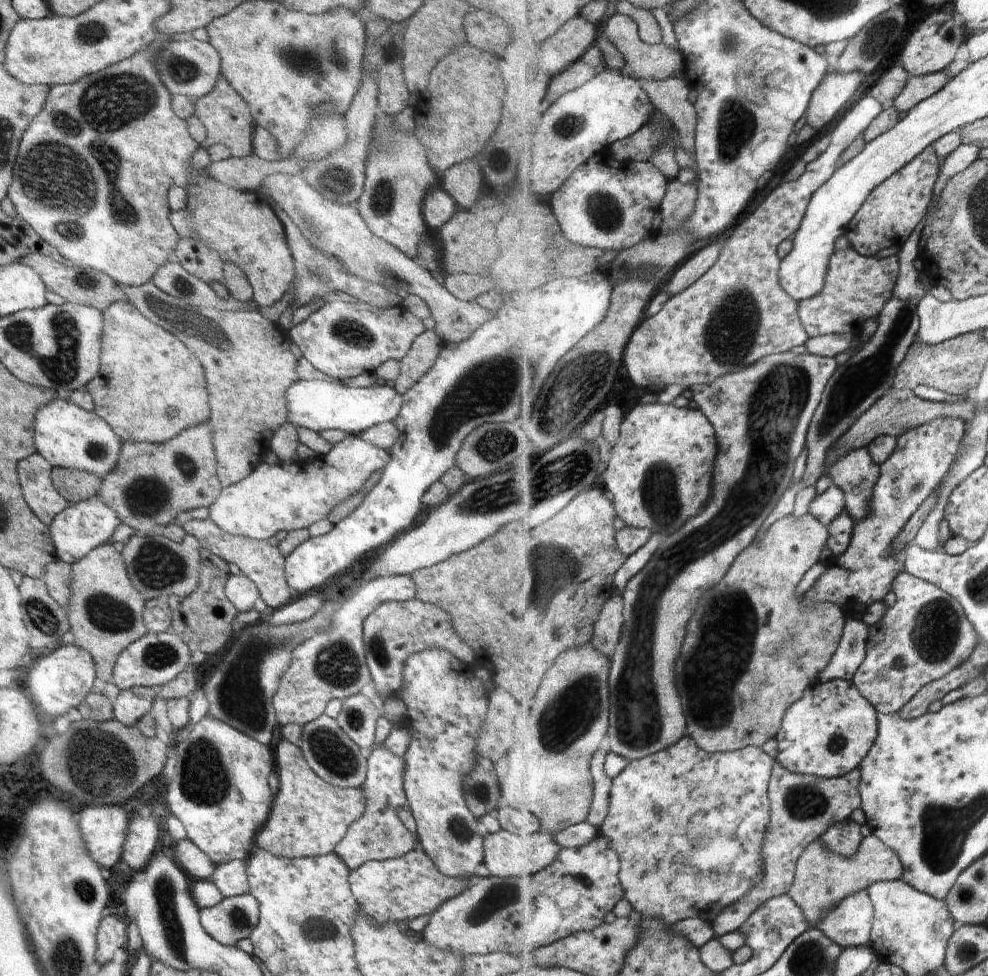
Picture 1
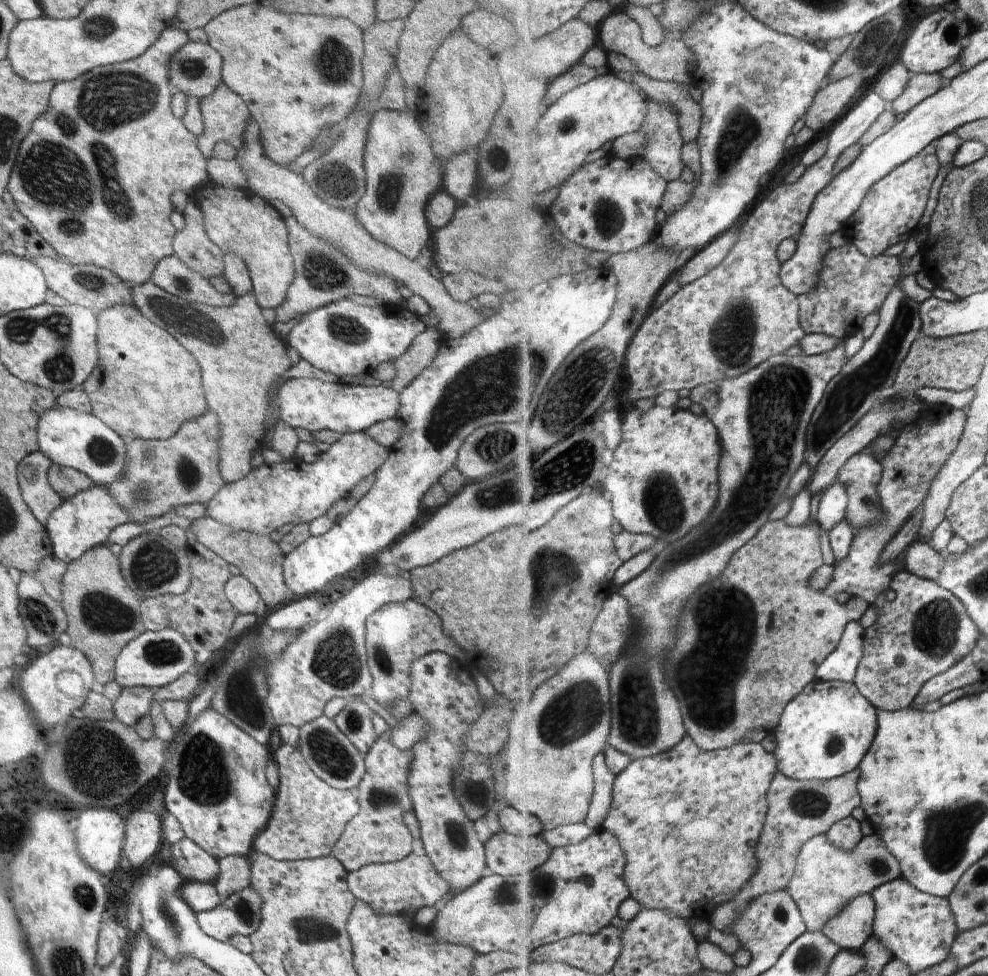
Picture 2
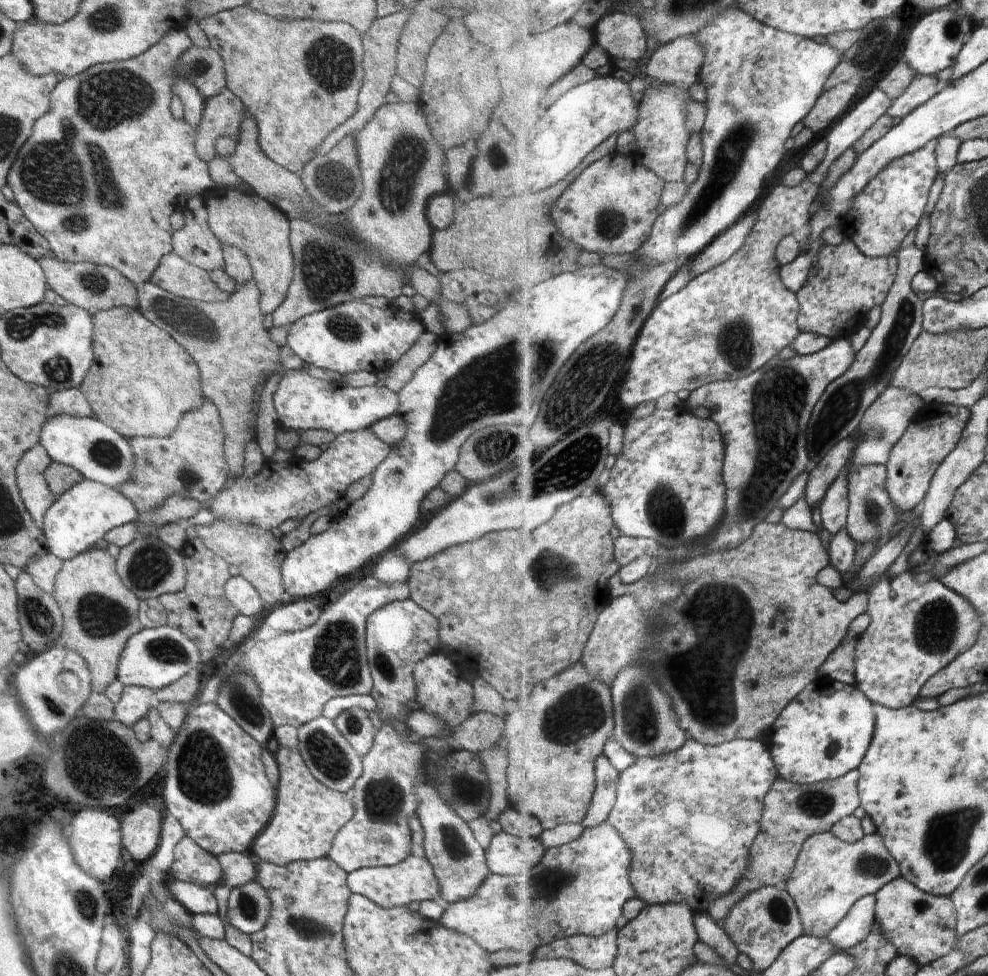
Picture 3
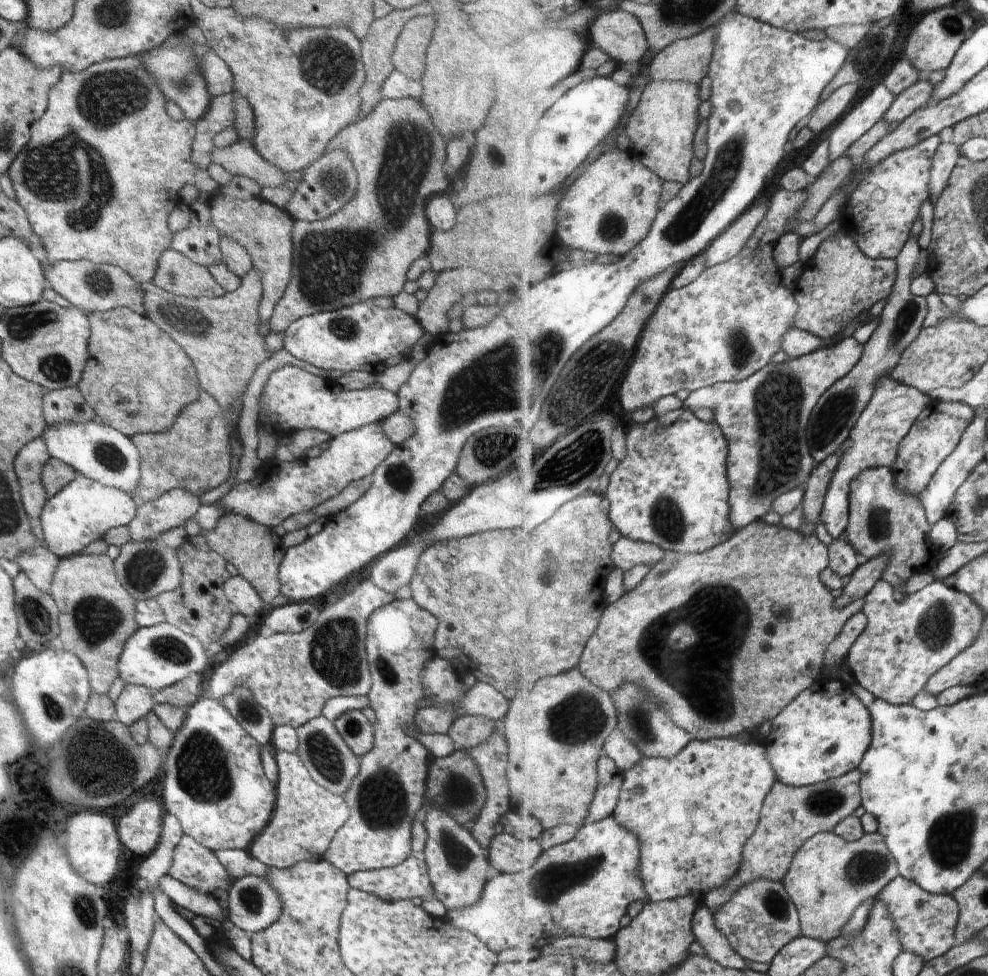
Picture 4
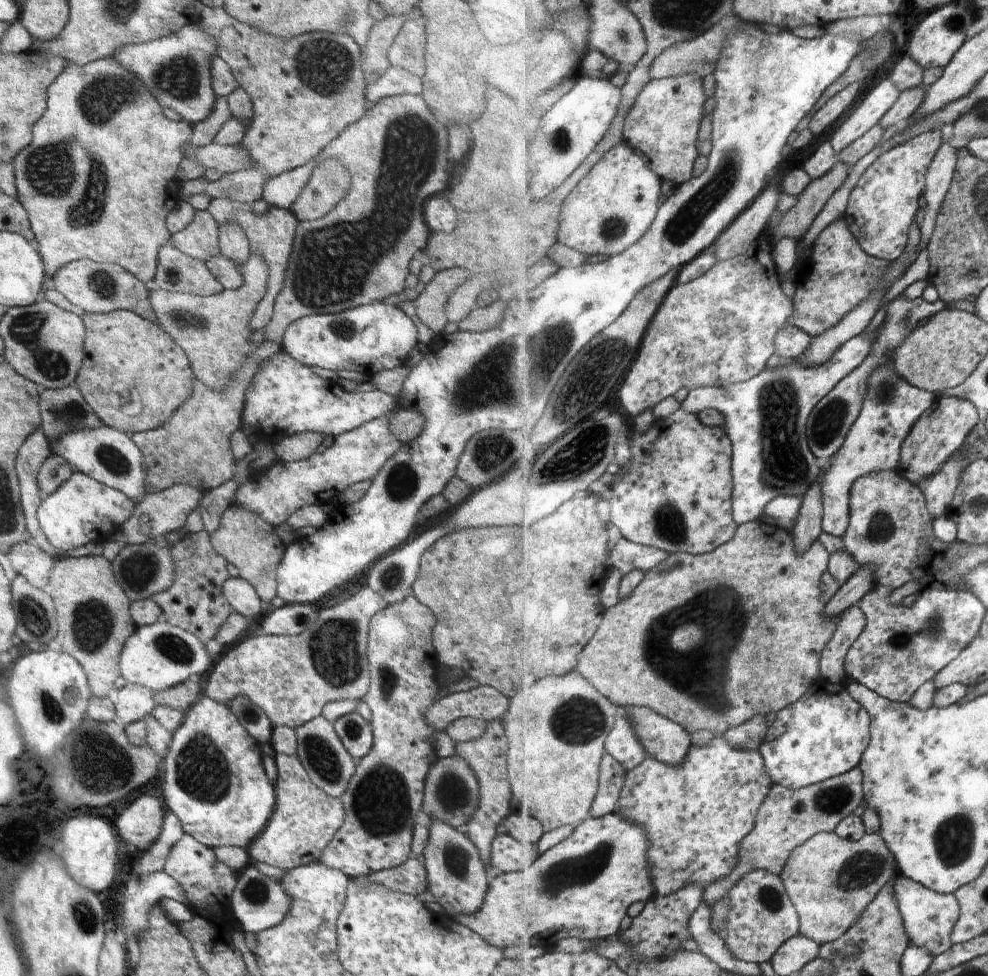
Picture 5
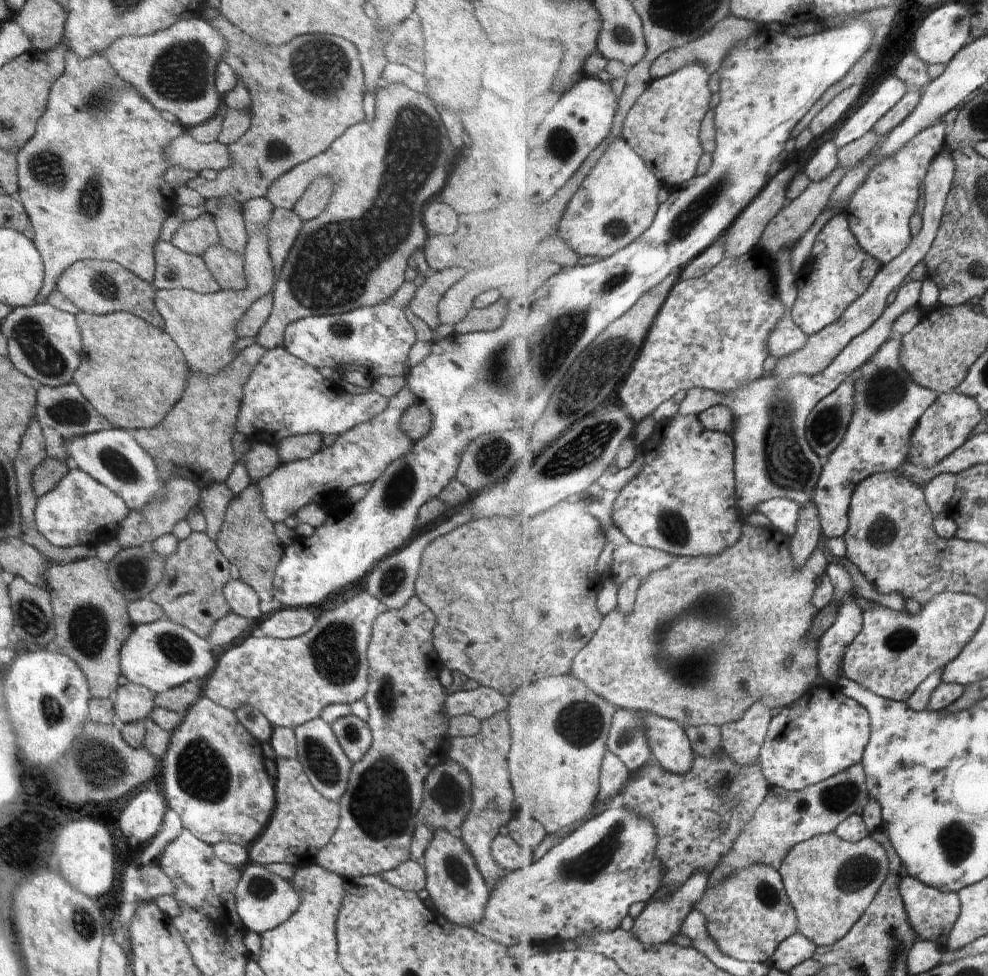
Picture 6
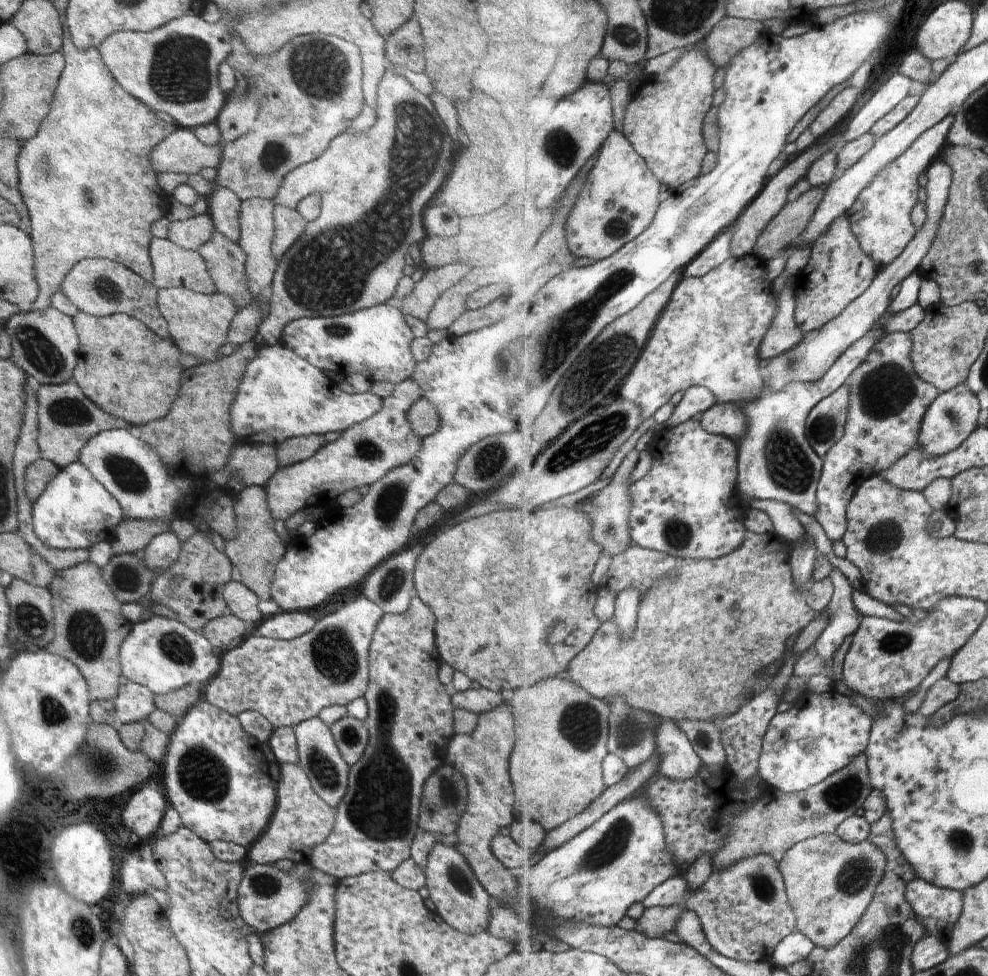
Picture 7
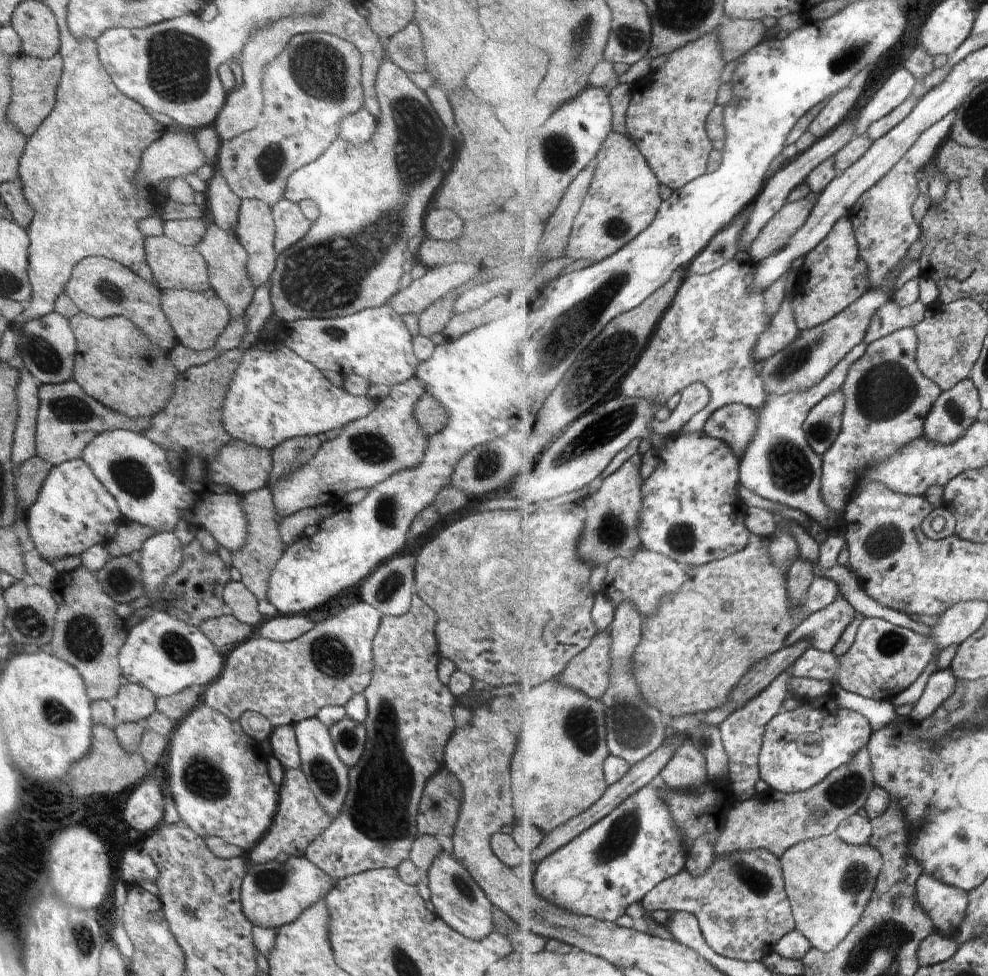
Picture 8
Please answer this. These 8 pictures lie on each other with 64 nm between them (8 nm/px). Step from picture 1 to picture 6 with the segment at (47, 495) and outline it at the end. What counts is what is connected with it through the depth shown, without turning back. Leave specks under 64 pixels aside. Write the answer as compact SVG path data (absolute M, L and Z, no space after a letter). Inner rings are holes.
M34 416L34 418L30 420L30 424L28 425L28 428L26 428L24 436L22 436L20 446L16 453L16 458L13 462L13 470L16 474L17 480L22 524L22 538L19 539L26 542L26 544L30 544L30 546L34 546L34 548L38 550L38 552L40 552L50 564L68 564L68 562L78 562L78 560L92 558L97 553L96 546L82 545L65 549L58 548L52 546L42 534L39 534L39 530L35 524L35 508L36 504L38 504L38 498L36 494L34 494L34 488L32 488L32 473L34 472L34 468L36 468L36 466L38 466L46 457L48 457L48 454L46 454L46 448L44 446L44 436L41 432L40 424L38 424L37 416Z

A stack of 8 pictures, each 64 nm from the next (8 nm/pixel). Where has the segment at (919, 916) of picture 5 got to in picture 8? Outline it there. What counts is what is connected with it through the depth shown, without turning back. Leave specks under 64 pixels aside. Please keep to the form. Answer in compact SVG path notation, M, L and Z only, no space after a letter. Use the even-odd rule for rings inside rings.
M923 874L917 881L918 900L934 919L935 932L957 937L970 906L967 890L936 880L932 874Z

